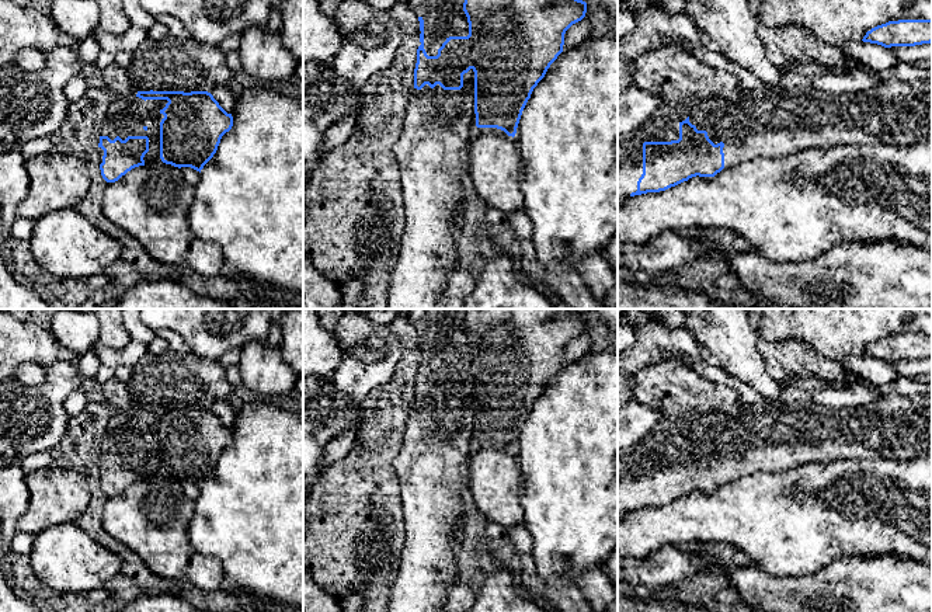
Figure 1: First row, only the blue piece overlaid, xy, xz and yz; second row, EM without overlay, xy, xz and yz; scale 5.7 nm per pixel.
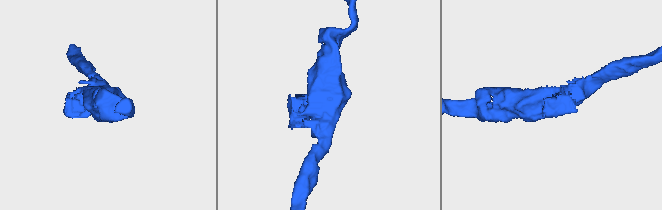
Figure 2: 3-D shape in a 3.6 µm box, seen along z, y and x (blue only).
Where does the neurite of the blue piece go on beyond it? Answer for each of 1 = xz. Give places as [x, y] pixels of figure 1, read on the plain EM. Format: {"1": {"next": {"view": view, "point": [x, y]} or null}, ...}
{"1": {"next": null}}

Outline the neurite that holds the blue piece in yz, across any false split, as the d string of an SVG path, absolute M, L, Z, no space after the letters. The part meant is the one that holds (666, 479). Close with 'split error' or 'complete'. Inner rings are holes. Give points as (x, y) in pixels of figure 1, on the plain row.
M689 431L679 437L679 453L671 456L643 458L643 488L637 495L637 505L630 511L647 507L660 507L675 501L692 491L714 491L724 483L724 458L714 459L706 445L698 445Z; complete

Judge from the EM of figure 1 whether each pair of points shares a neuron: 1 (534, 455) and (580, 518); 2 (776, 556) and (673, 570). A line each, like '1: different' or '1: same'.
1: same
2: different

